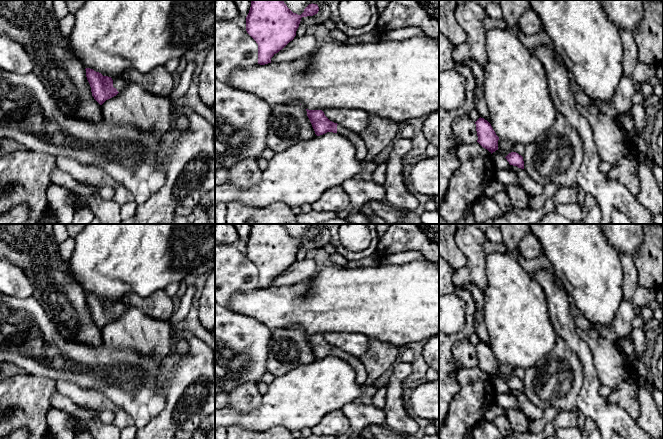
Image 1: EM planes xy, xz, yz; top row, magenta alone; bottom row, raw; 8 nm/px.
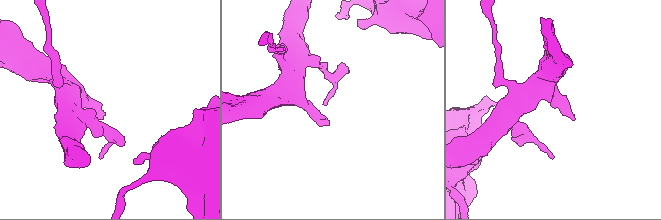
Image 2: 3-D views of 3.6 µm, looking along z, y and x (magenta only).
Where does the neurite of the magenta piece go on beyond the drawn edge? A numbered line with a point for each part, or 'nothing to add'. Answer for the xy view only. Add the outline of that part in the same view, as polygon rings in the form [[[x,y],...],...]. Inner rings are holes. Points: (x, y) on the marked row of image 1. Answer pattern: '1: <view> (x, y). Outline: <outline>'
1: xy (119, 84). Outline: [[[121,78],[113,80],[113,87],[116,88],[118,92],[121,92],[125,87],[125,80]]]

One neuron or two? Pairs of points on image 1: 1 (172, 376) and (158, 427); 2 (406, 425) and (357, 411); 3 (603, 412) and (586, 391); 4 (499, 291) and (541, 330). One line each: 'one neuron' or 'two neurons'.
1: one neuron
2: two neurons
3: one neuron
4: one neuron

